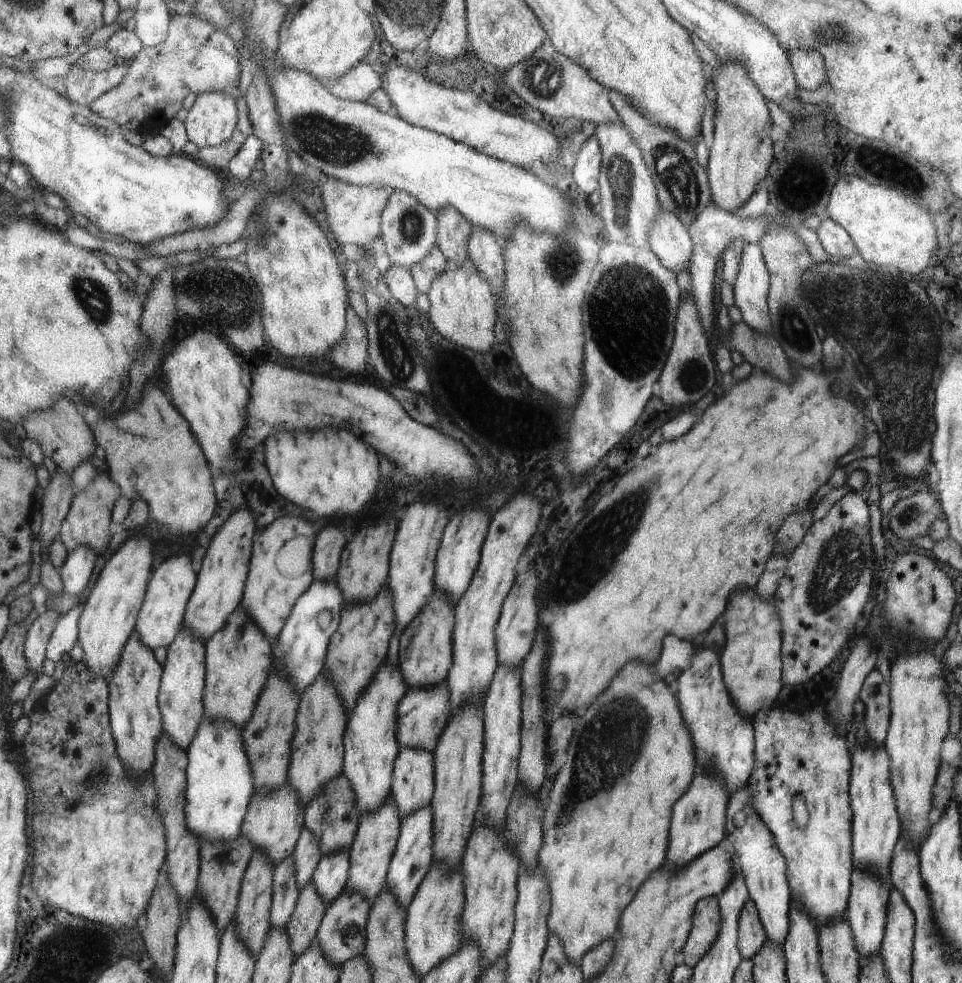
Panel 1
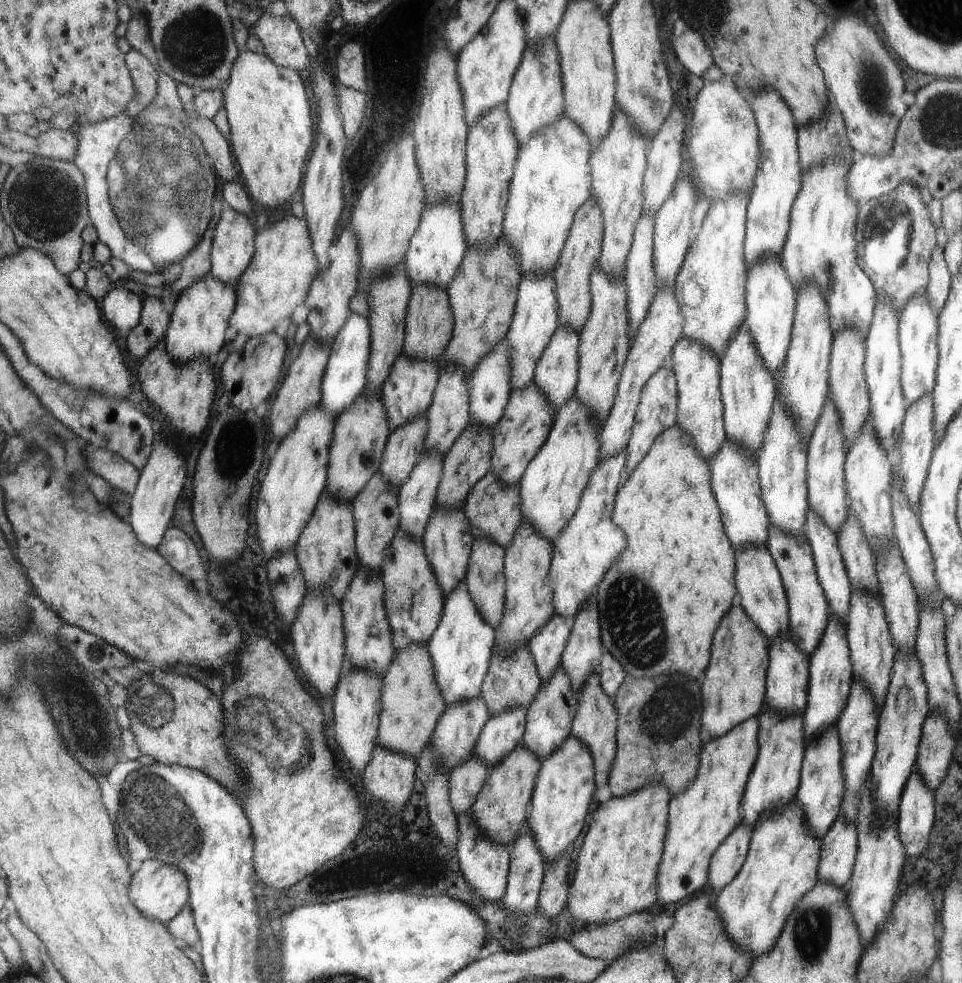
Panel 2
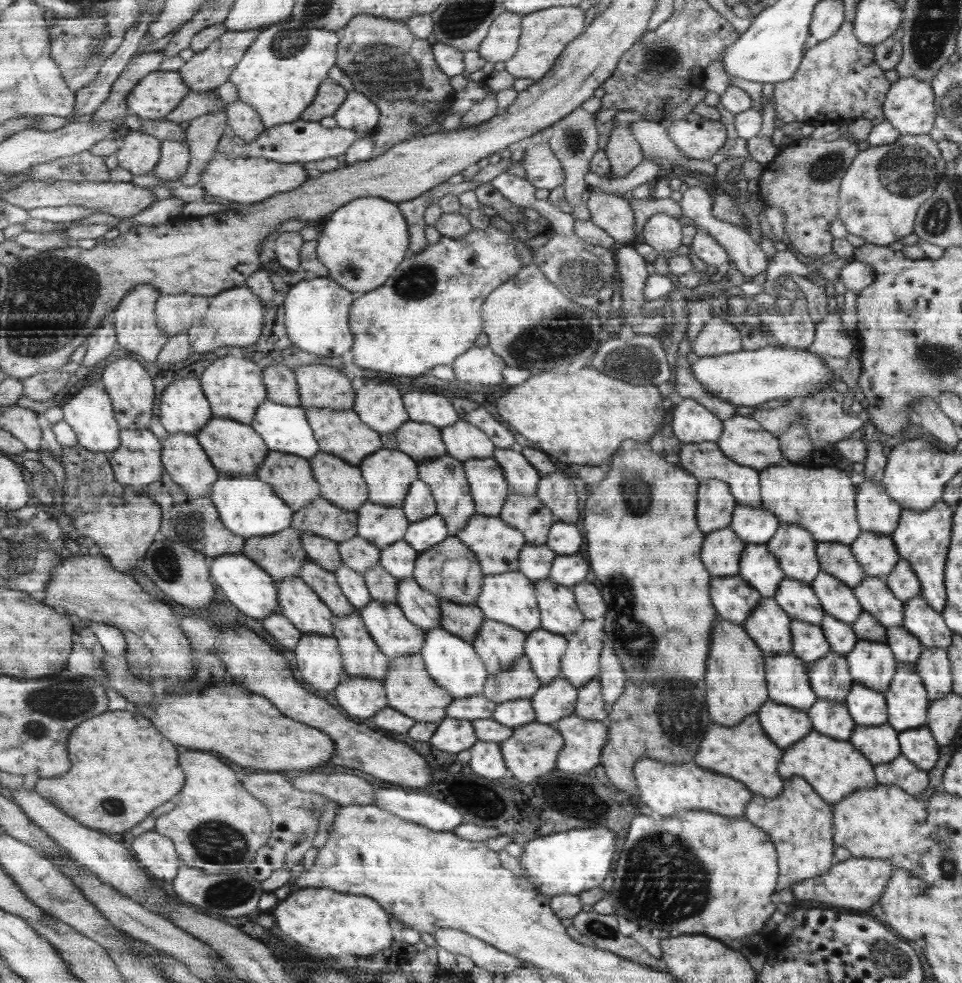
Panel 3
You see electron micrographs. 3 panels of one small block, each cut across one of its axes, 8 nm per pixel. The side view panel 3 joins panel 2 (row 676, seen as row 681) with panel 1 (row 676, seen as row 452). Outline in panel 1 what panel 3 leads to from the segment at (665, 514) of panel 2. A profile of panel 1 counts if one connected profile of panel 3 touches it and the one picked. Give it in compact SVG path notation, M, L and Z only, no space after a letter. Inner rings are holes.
M632 662L632 666L628 666L628 670L624 670L624 674L620 674L620 678L616 678L616 682L612 682L612 690L608 690L608 694L602 694L600 698L596 698L596 702L592 702L592 706L588 706L588 710L578 718L578 726L576 730L576 738L572 738L570 746L568 746L568 754L566 754L566 766L562 766L562 770L556 775L556 780L552 782L547 798L544 798L544 816L542 816L543 826L543 843L536 860L538 869L542 869L547 876L550 887L551 909L548 917L549 934L556 933L563 942L566 956L577 965L584 954L600 944L604 938L612 936L612 932L618 928L618 920L622 910L632 902L632 898L636 896L640 884L650 876L650 872L654 872L656 868L662 866L664 856L666 856L666 846L670 844L670 816L672 816L672 806L676 805L679 798L688 790L694 772L696 772L696 760L694 760L694 739L691 730L687 727L681 708L678 708L677 696L668 690L666 681L659 679L655 674L655 666L644 664L644 662ZM668 768L668 776L658 776L658 770L666 770ZM644 774L656 774L656 776L644 776ZM604 794L604 798L602 798ZM602 798L602 800L598 800ZM574 828L574 830L572 830ZM566 836L566 840L564 840Z

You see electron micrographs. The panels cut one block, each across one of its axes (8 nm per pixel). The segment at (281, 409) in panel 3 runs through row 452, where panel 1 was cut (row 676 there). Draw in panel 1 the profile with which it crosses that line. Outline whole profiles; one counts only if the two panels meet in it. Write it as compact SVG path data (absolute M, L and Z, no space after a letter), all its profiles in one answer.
M334 579L316 580L296 601L290 616L279 632L276 642L272 644L272 652L276 669L281 672L299 691L305 691L315 682L315 678L325 670L328 645L339 628L342 620L342 610L346 605L343 590Z

